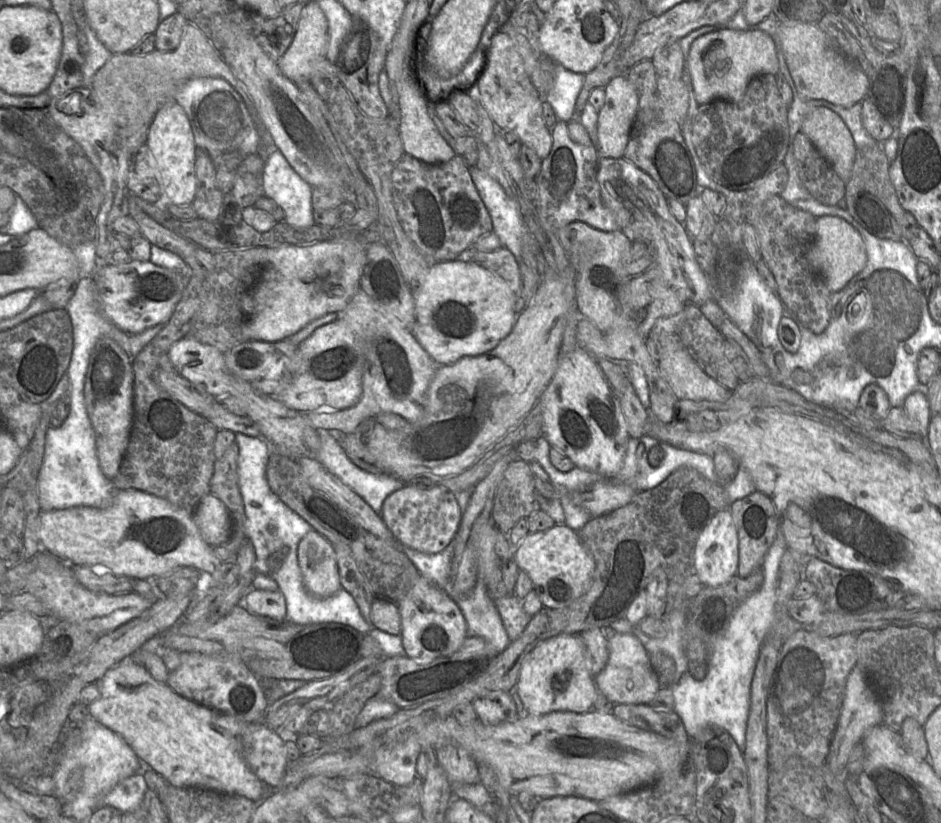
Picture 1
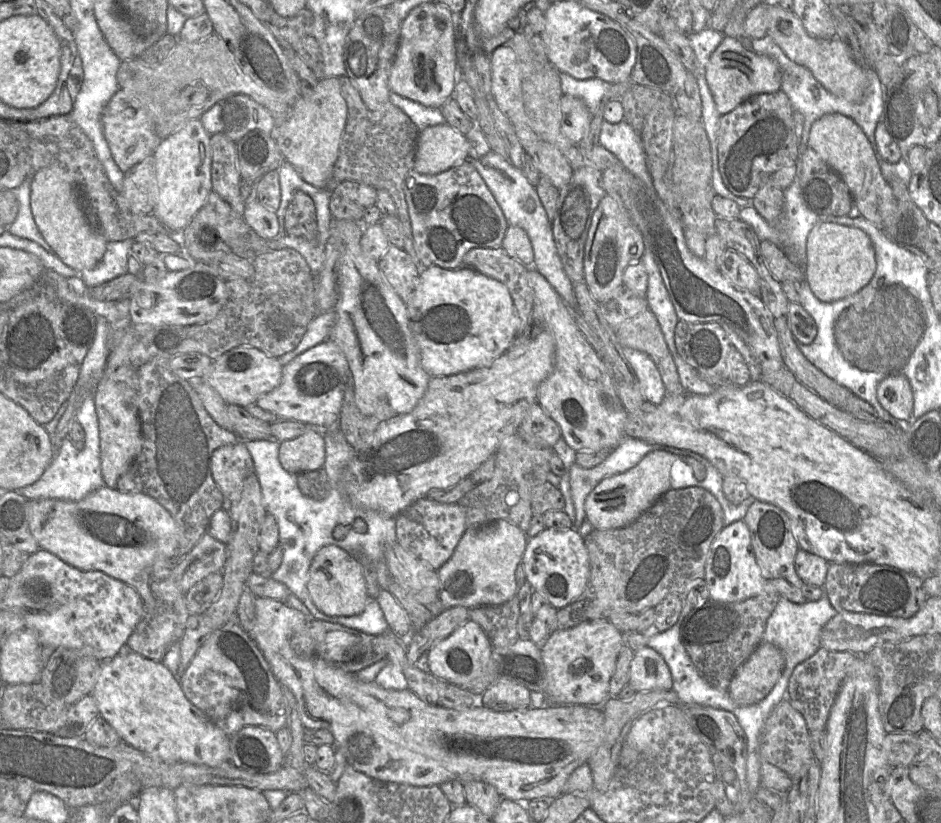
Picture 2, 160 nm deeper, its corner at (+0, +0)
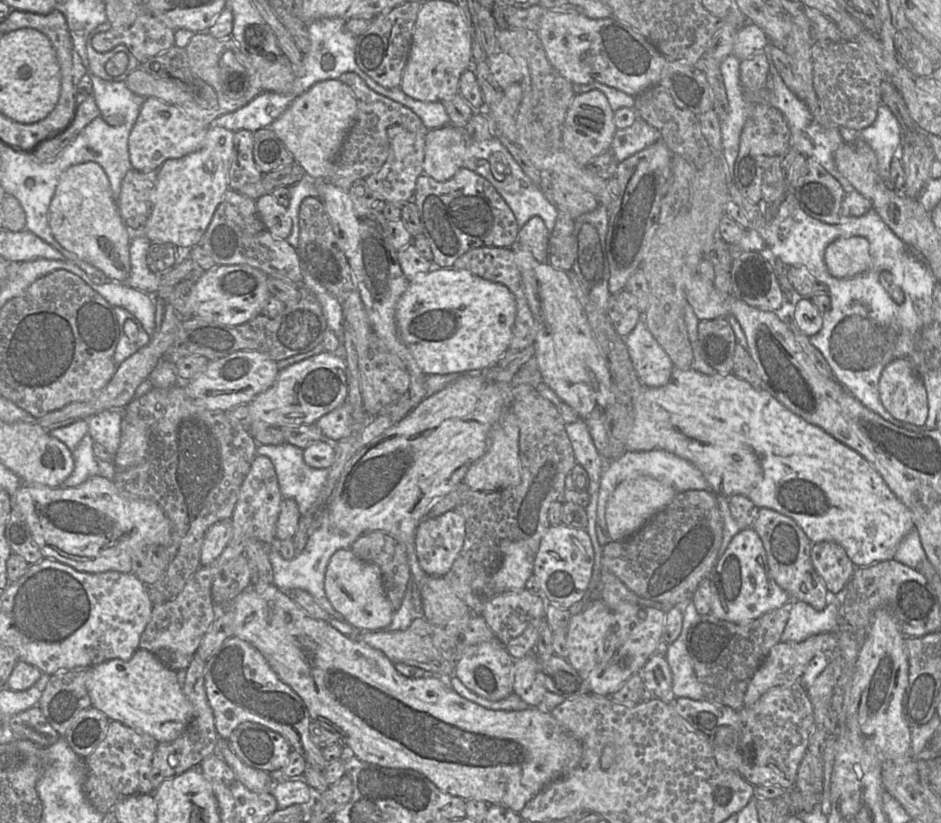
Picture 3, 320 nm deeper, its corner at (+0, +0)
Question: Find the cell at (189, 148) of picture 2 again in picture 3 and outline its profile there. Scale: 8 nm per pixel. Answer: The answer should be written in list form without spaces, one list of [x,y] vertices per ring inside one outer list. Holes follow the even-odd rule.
[[[208,126],[198,150],[182,158],[168,159],[158,169],[149,216],[140,229],[129,229],[131,235],[145,236],[154,243],[169,243],[192,248],[209,226],[215,210],[228,187],[228,173],[234,151],[234,132],[219,126]]]

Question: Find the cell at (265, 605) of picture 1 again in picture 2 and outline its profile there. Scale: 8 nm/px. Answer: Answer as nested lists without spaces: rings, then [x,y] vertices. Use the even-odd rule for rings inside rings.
[[[260,596],[256,597],[255,600],[255,624],[252,632],[249,634],[261,649],[277,680],[282,686],[286,686],[294,695],[303,727],[305,729],[325,728],[329,730],[335,738],[334,747],[341,750],[347,760],[347,764],[375,780],[421,787],[439,786],[451,780],[460,780],[461,782],[476,780],[492,785],[502,798],[518,803],[526,803],[533,799],[553,800],[562,795],[563,787],[568,777],[580,765],[586,762],[588,763],[591,755],[599,747],[604,738],[604,713],[597,707],[585,705],[550,705],[548,703],[539,709],[530,707],[528,709],[504,712],[494,711],[484,706],[467,709],[448,709],[424,702],[410,689],[392,690],[386,689],[374,681],[363,682],[357,678],[355,673],[348,673],[318,656],[299,657],[291,648],[290,640],[296,628],[304,626],[310,619],[312,618],[286,605],[284,601]]]

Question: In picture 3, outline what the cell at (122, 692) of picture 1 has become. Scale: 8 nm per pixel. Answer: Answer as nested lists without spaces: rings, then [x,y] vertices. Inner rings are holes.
[[[138,649],[130,659],[111,659],[102,662],[87,672],[87,690],[91,706],[102,711],[111,721],[118,721],[133,729],[150,735],[158,743],[177,738],[192,719],[193,707],[179,684],[176,671],[161,662],[154,654]]]

